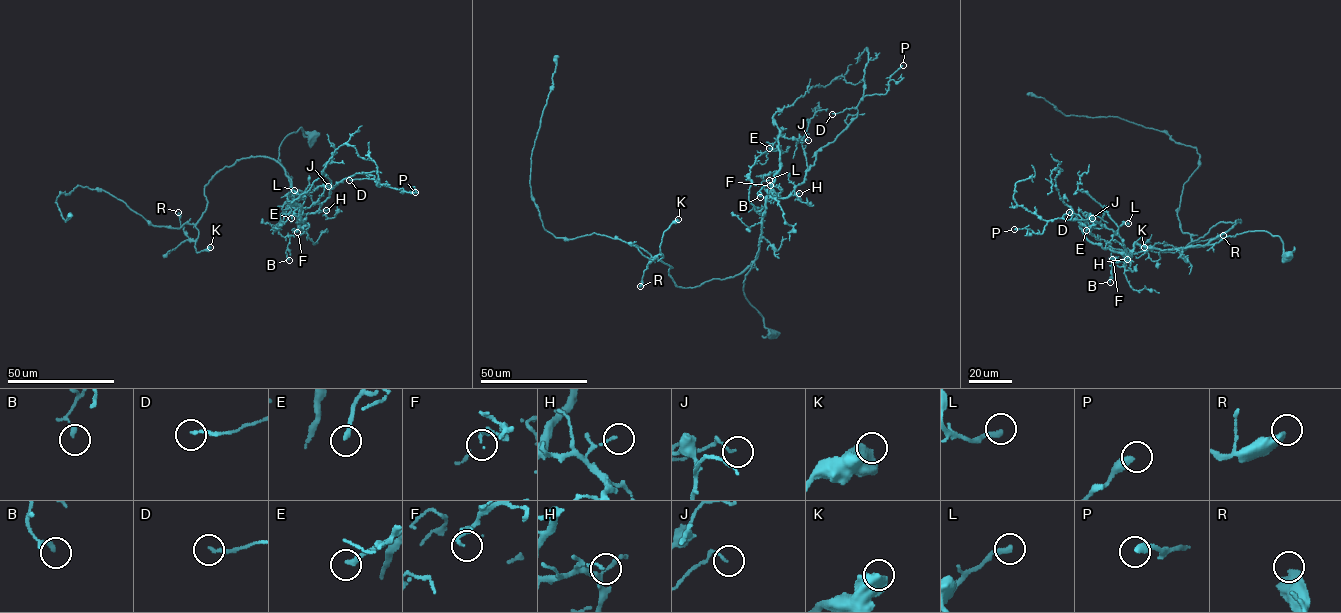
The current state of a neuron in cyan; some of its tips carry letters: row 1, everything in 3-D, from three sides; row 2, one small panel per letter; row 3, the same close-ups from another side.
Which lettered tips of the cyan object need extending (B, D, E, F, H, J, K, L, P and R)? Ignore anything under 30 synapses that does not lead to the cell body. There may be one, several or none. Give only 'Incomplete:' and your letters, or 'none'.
Incomplete: none

